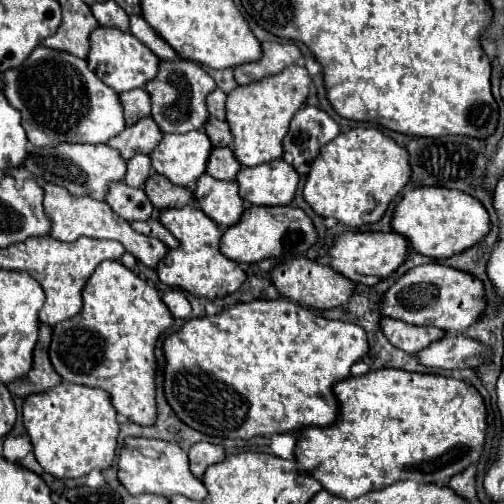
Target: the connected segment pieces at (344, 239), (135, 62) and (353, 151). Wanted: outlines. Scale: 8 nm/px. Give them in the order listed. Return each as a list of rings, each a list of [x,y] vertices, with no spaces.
[[[343,232],[333,240],[333,244],[329,248],[329,258],[331,258],[329,266],[353,282],[373,286],[379,280],[391,276],[405,262],[407,254],[409,254],[407,240],[395,232],[389,232],[389,234],[383,234],[383,232]]]
[[[97,26],[95,32],[91,32],[91,50],[87,52],[87,64],[95,72],[95,76],[103,80],[103,84],[107,84],[115,92],[127,92],[133,88],[143,88],[147,80],[157,74],[159,58],[129,32]]]
[[[353,128],[319,150],[319,156],[311,162],[303,198],[315,214],[323,218],[331,216],[345,226],[359,228],[383,216],[389,202],[409,182],[409,176],[411,168],[405,148],[397,146],[377,128]]]

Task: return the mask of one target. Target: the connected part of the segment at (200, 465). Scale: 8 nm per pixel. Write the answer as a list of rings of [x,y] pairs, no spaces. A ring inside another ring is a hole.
[[[197,442],[189,448],[189,468],[193,472],[193,476],[201,478],[205,468],[211,464],[217,464],[225,458],[223,446],[219,444],[209,444],[209,442]]]

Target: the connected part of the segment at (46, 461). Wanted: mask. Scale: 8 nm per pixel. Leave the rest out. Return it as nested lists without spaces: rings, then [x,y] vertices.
[[[65,380],[45,392],[29,394],[23,402],[23,426],[33,444],[33,454],[43,470],[57,478],[81,478],[87,476],[91,470],[105,470],[113,464],[119,434],[119,424],[115,416],[117,412],[109,402],[107,392],[83,384],[71,384]]]

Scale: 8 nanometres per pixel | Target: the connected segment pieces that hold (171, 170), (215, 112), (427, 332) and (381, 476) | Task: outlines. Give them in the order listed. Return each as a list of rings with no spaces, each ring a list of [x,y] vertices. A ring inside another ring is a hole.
[[[203,130],[187,134],[163,134],[159,146],[149,154],[151,168],[177,186],[193,188],[205,172],[211,142]]]
[[[215,88],[207,94],[207,112],[219,120],[225,120],[225,92]]]
[[[381,318],[381,332],[387,336],[387,340],[395,346],[401,348],[407,354],[417,354],[419,350],[427,348],[431,342],[443,338],[443,330],[439,328],[427,328],[427,326],[411,326],[401,320],[391,320],[391,318]]]
[[[385,368],[339,380],[333,392],[339,400],[339,420],[335,420],[331,428],[301,428],[301,436],[295,446],[295,462],[299,472],[319,480],[323,490],[331,492],[333,496],[359,498],[399,480],[445,486],[451,476],[463,472],[469,464],[479,460],[483,452],[487,428],[483,398],[473,386],[461,380]]]

